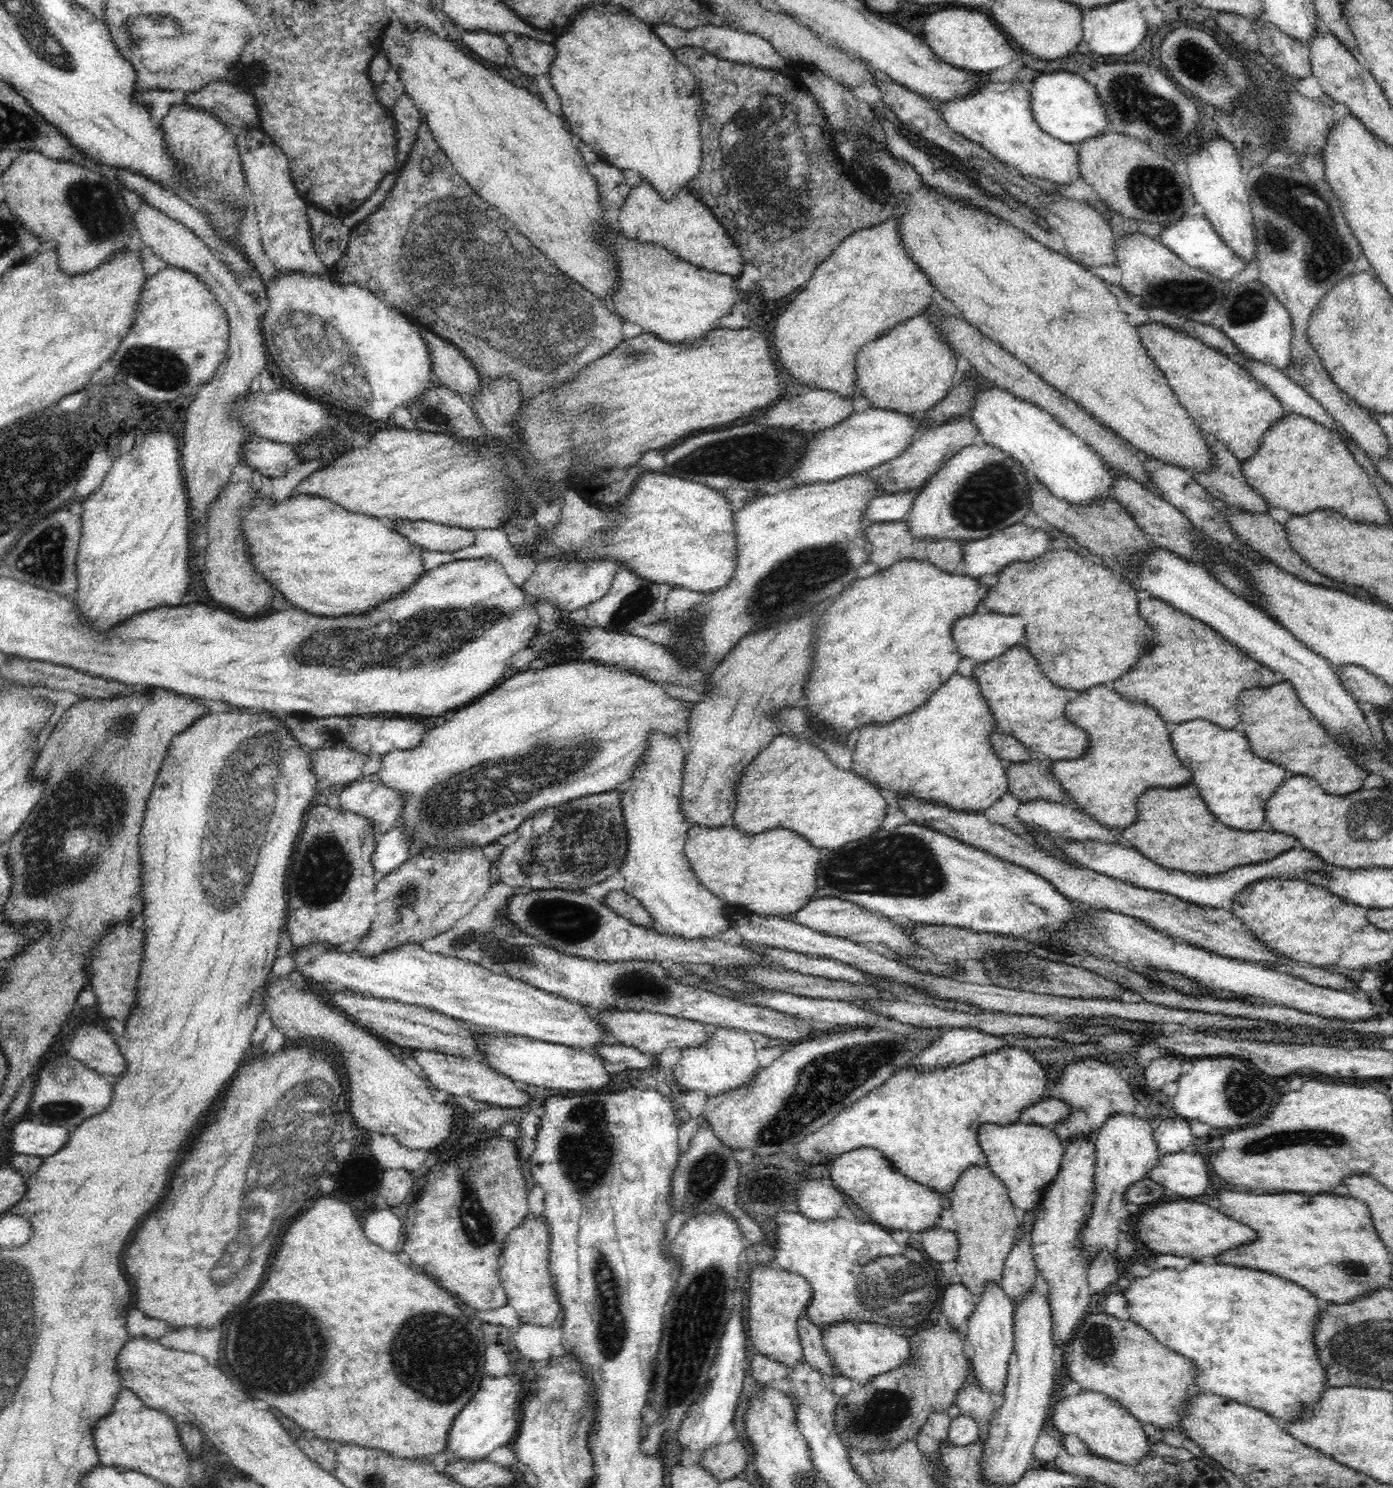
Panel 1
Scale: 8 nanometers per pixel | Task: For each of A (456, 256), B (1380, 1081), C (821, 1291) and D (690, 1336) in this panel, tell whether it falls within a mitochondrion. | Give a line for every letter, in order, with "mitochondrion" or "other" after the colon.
A: mitochondrion
B: other
C: other
D: mitochondrion

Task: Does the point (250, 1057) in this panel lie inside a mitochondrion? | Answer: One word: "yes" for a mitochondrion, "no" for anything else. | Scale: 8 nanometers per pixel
no

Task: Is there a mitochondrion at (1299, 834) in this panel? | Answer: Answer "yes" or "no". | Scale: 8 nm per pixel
no

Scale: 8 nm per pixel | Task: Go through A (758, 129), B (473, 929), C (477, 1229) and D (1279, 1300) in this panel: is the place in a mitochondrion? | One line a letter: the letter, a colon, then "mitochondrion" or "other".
A: mitochondrion
B: other
C: mitochondrion
D: other

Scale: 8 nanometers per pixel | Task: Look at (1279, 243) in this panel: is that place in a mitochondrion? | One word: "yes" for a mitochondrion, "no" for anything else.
yes

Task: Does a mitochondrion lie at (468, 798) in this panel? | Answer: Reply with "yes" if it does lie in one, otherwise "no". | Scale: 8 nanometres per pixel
yes

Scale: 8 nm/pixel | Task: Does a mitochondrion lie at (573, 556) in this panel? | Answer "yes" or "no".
no

